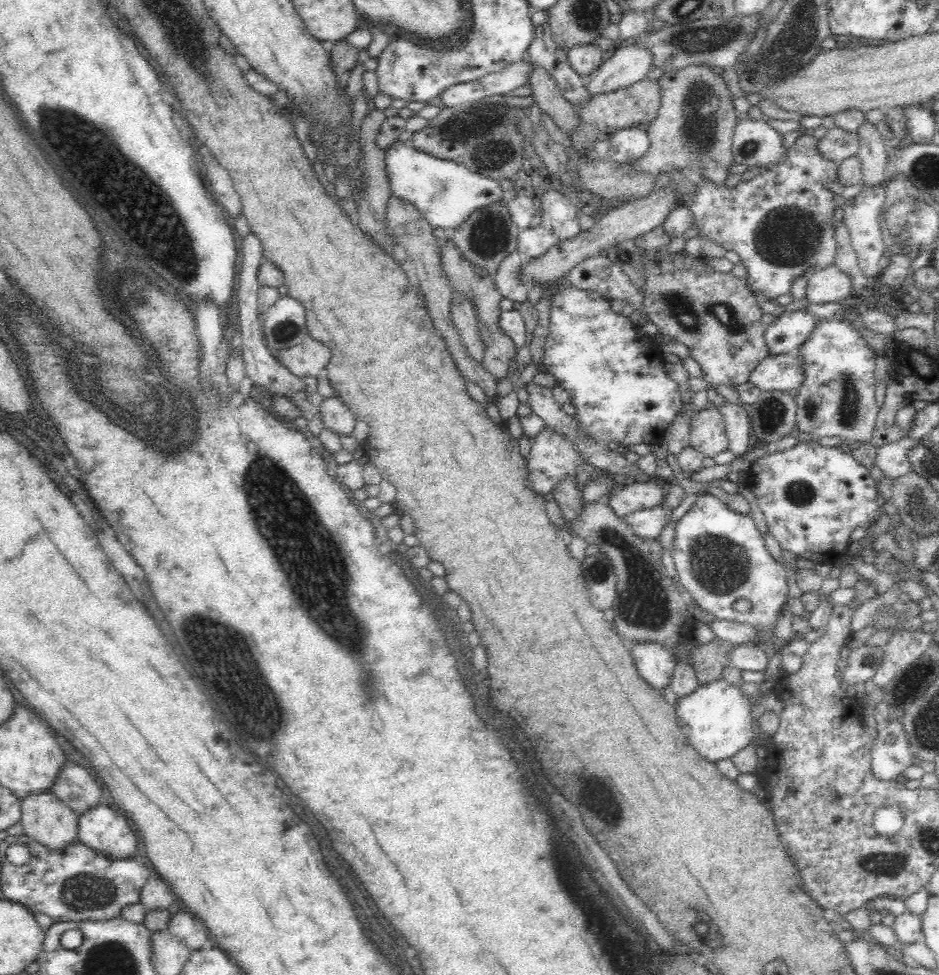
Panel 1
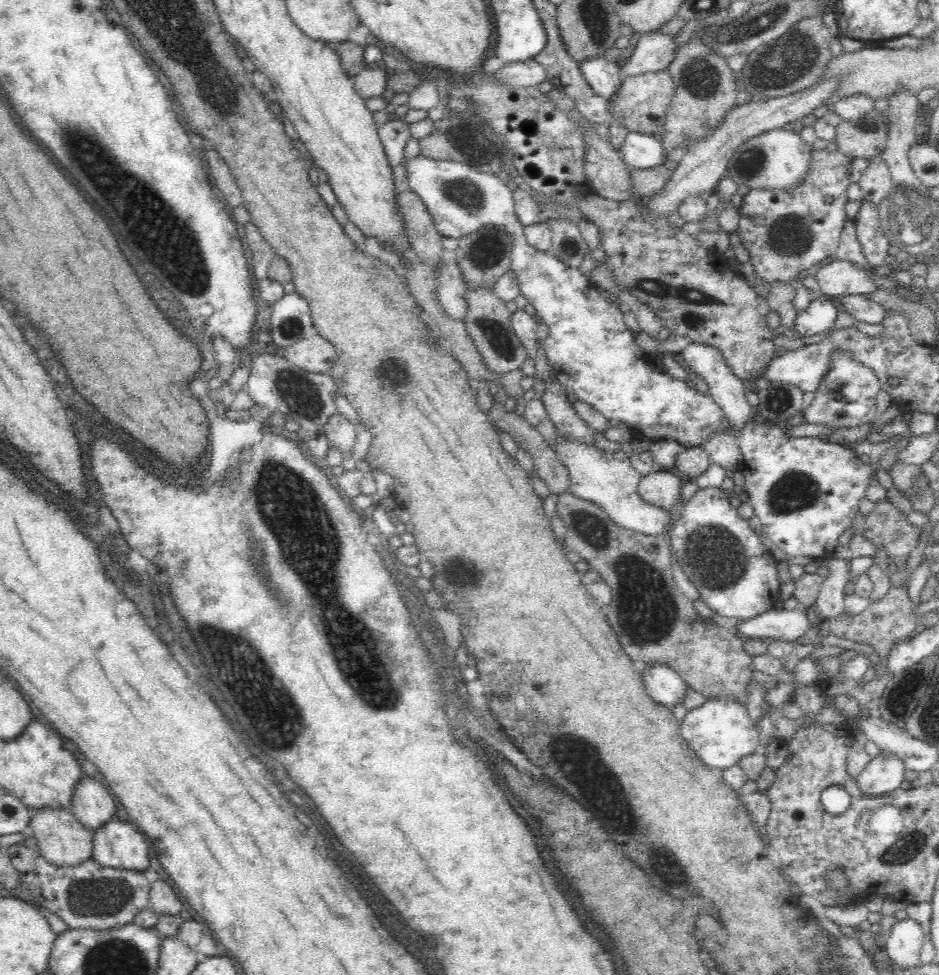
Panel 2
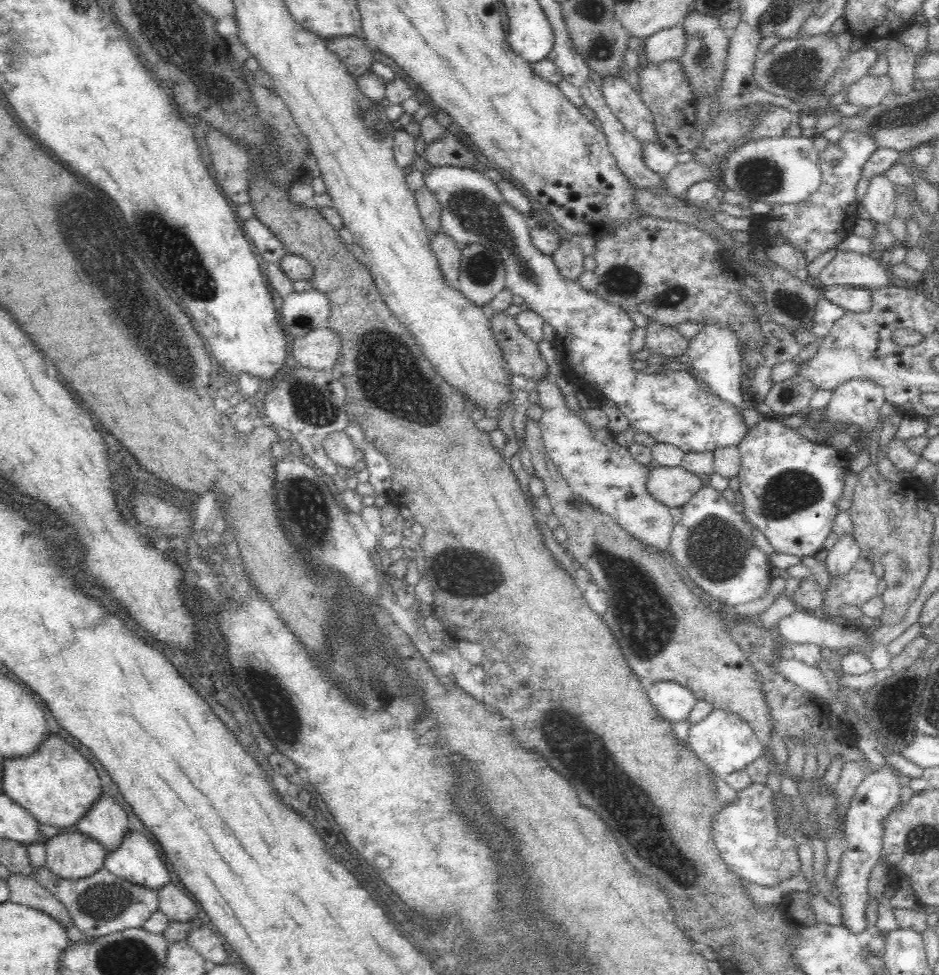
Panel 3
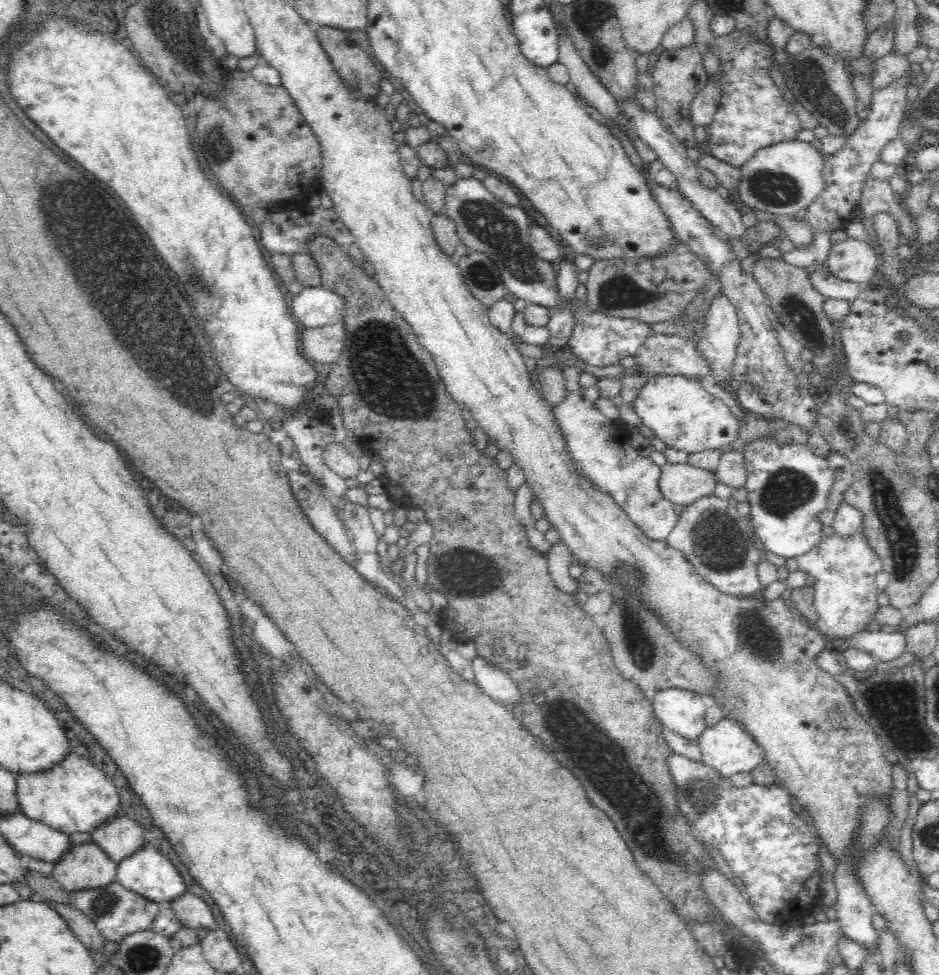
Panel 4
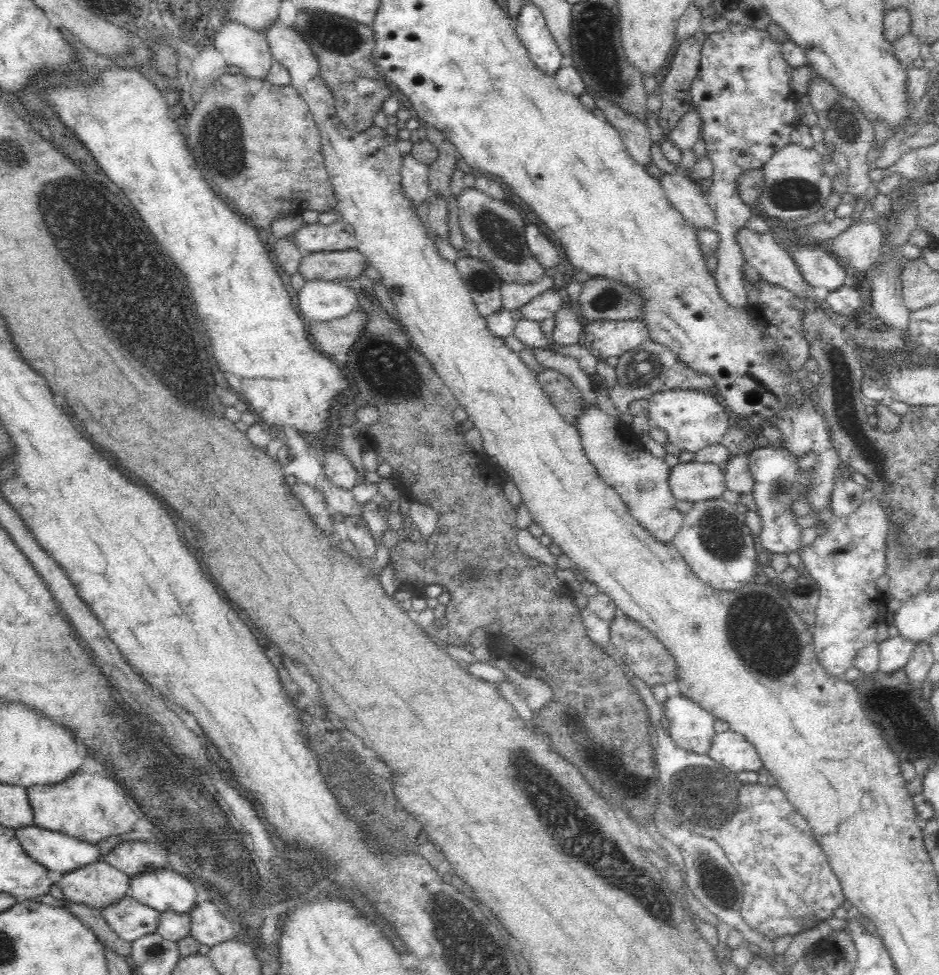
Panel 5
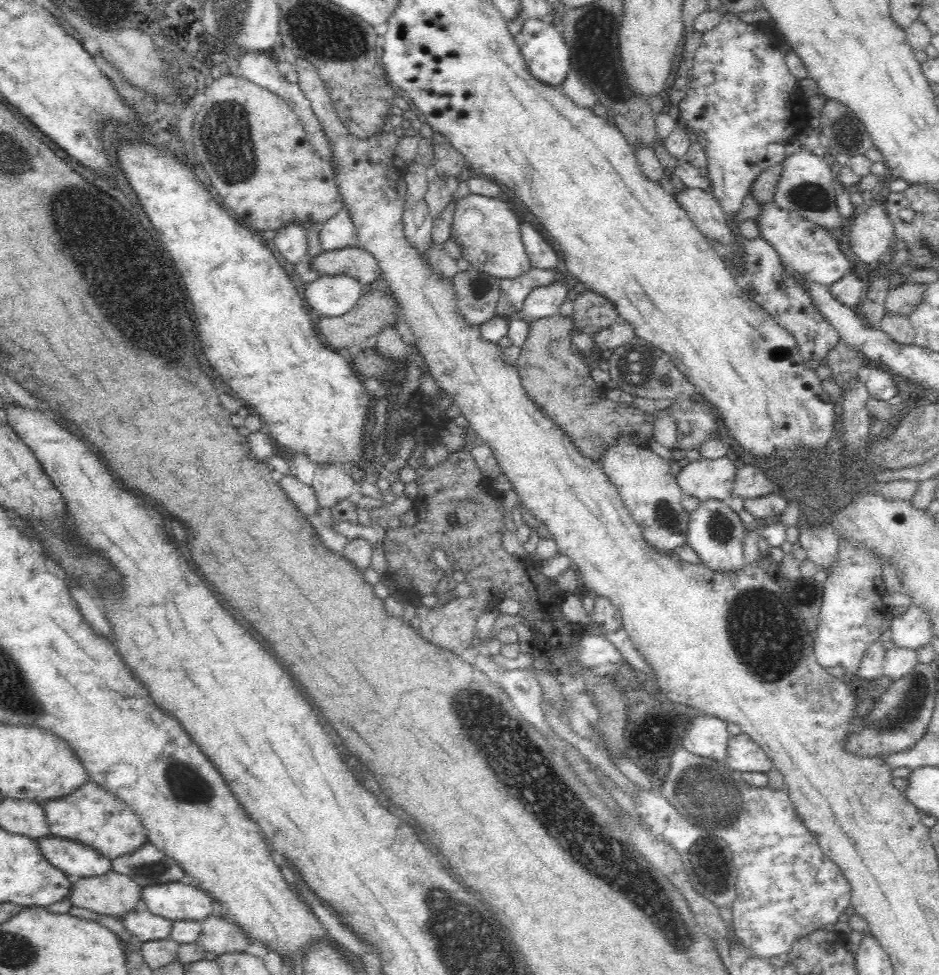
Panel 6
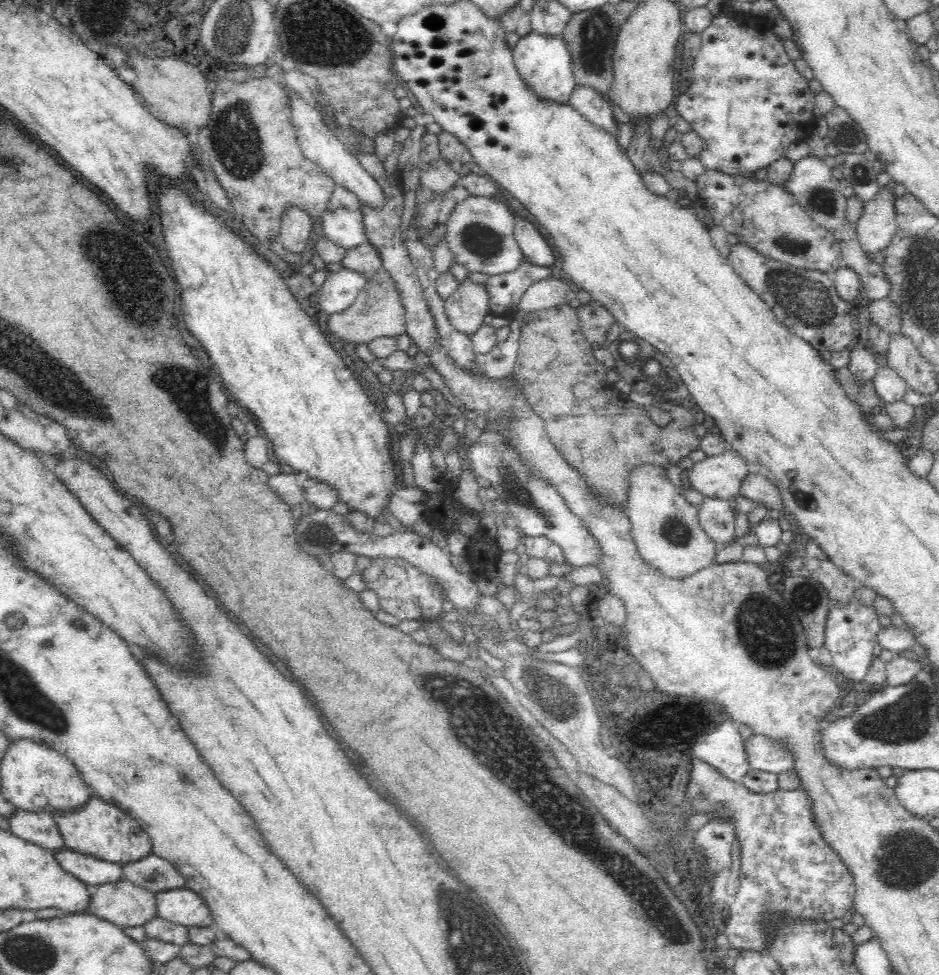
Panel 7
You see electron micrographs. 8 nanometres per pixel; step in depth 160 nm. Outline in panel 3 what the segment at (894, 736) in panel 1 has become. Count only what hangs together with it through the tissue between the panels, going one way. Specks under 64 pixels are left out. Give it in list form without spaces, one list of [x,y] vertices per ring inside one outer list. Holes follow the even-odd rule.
[[[887,766],[878,767],[878,771],[873,771],[870,775],[864,776],[862,782],[857,786],[856,793],[852,798],[850,807],[845,814],[845,846],[847,849],[843,852],[842,860],[840,860],[840,872],[837,876],[837,886],[839,887],[839,908],[842,911],[842,922],[843,925],[857,935],[859,932],[865,930],[866,917],[866,898],[868,898],[868,892],[866,891],[868,876],[871,870],[874,869],[875,865],[879,862],[880,850],[882,850],[882,834],[884,833],[882,828],[886,823],[887,817],[900,802],[901,788],[898,778],[900,774],[896,770],[891,769]]]

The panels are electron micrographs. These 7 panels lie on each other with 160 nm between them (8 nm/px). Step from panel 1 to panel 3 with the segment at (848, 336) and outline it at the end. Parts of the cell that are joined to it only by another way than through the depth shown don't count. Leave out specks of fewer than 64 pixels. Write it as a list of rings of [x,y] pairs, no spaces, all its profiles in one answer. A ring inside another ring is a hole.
[[[854,378],[832,390],[829,404],[815,416],[837,423],[858,424],[863,431],[872,432],[885,394],[882,386],[866,378]]]

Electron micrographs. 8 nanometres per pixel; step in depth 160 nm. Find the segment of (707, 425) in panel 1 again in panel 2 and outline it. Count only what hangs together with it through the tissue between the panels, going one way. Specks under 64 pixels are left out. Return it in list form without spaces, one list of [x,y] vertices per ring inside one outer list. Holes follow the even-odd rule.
[[[730,431],[712,432],[700,447],[708,453],[711,462],[731,471],[738,468],[742,460],[737,436]]]

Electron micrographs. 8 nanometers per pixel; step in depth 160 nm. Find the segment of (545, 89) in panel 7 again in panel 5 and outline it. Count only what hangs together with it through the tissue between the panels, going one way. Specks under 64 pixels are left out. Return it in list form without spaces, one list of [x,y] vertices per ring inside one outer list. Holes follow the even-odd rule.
[[[526,2],[517,19],[515,33],[526,47],[532,63],[543,74],[553,77],[567,59],[553,39],[543,12],[531,2]]]

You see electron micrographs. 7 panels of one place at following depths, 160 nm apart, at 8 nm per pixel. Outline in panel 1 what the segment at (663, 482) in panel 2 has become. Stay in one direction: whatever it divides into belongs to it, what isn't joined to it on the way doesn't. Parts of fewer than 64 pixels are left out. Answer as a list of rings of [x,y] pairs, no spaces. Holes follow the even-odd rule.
[[[646,479],[626,485],[620,492],[614,492],[613,496],[610,496],[608,505],[616,516],[623,520],[628,513],[658,507],[664,505],[664,502],[662,486],[647,482]]]

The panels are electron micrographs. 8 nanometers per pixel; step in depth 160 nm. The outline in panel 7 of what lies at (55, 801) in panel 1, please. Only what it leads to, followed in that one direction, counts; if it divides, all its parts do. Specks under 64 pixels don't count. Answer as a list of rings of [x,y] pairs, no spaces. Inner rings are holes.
[[[122,880],[93,889],[90,910],[98,918],[123,926],[143,926],[158,916],[155,892]]]

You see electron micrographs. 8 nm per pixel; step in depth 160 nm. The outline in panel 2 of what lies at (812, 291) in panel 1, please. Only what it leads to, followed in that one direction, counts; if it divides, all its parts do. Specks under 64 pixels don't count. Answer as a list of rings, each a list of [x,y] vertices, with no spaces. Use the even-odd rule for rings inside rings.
[[[839,259],[820,268],[815,279],[818,281],[818,289],[824,298],[840,298],[848,295],[866,296],[877,291],[876,284],[870,280],[864,270]]]

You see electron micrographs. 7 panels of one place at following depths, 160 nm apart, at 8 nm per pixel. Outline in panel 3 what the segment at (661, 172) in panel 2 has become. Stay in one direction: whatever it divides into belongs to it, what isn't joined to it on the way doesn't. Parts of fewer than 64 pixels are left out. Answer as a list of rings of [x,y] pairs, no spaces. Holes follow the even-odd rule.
[[[696,161],[686,163],[676,163],[670,172],[666,172],[662,177],[664,192],[668,195],[676,194],[683,196],[689,186],[702,181],[719,181],[721,169],[704,167]]]

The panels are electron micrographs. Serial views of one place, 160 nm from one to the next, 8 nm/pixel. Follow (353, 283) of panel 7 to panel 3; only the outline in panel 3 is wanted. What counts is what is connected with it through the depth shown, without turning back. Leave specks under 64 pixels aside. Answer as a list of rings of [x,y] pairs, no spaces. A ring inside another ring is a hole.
[[[307,288],[303,292],[293,291],[284,297],[279,311],[283,332],[294,340],[304,336],[309,330],[325,328],[331,307],[324,294]]]

